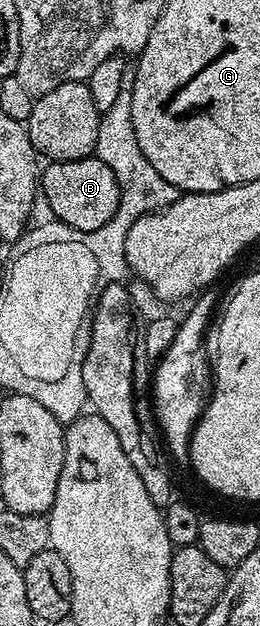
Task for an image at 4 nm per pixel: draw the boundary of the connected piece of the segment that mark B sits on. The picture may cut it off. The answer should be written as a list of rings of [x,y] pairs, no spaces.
[[[96,155],[82,160],[55,160],[44,165],[39,176],[39,192],[49,203],[60,223],[80,232],[99,230],[113,220],[115,210],[121,201],[121,184],[110,164],[104,164]]]

